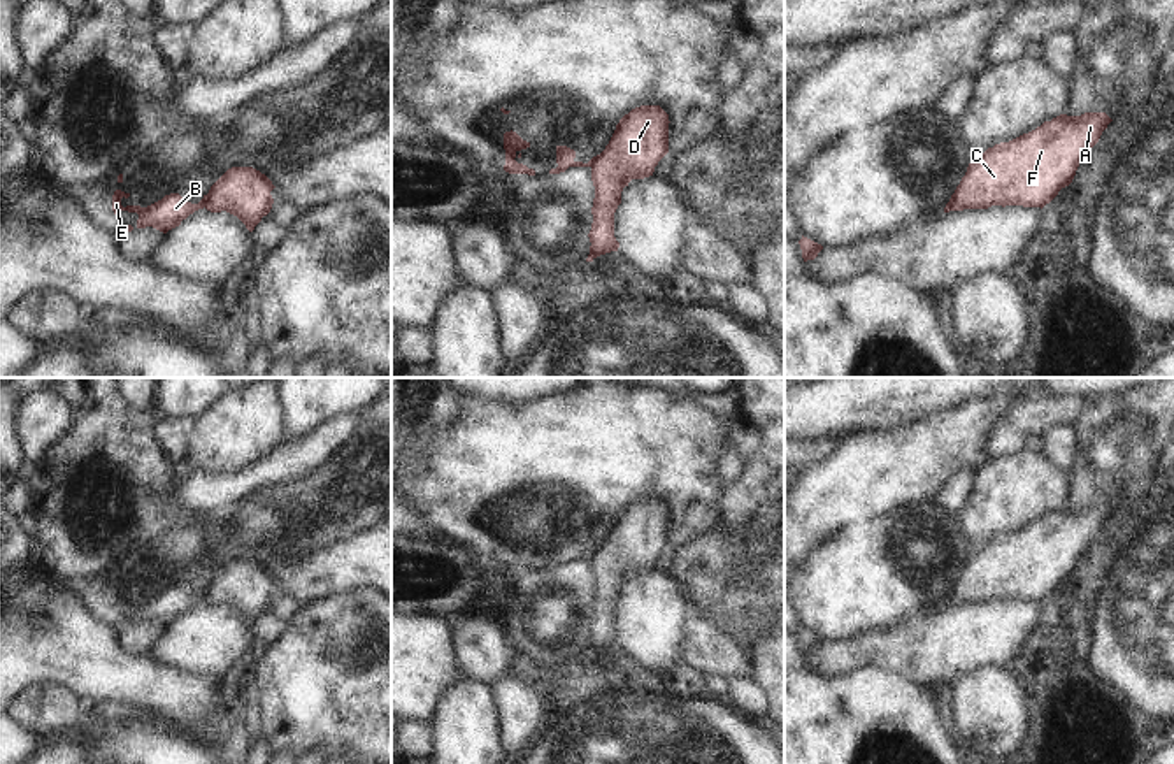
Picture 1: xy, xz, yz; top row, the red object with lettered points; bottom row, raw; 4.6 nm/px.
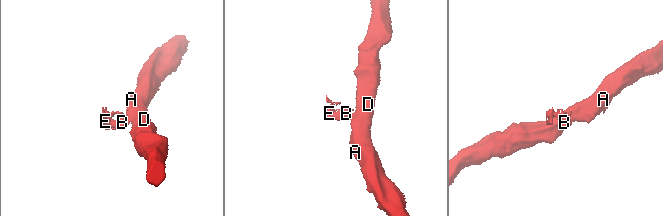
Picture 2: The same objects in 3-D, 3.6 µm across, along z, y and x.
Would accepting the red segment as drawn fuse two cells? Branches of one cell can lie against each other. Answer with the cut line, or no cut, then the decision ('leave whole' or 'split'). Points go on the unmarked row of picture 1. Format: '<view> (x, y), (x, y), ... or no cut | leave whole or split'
xz (601, 548), (590, 559) | split

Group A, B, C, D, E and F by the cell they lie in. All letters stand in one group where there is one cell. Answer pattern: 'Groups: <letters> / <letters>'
Groups: A C D F / B E.

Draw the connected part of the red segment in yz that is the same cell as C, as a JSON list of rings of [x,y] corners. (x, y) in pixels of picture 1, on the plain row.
[[[1106,506],[1060,508],[970,553],[944,606],[991,599],[1044,601],[1069,580],[1113,513]]]

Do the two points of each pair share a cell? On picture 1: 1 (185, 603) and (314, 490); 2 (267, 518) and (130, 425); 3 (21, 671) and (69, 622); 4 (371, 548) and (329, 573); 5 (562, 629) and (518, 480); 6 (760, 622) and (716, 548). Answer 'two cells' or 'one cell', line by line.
1: one cell
2: two cells
3: one cell
4: one cell
5: two cells
6: one cell

